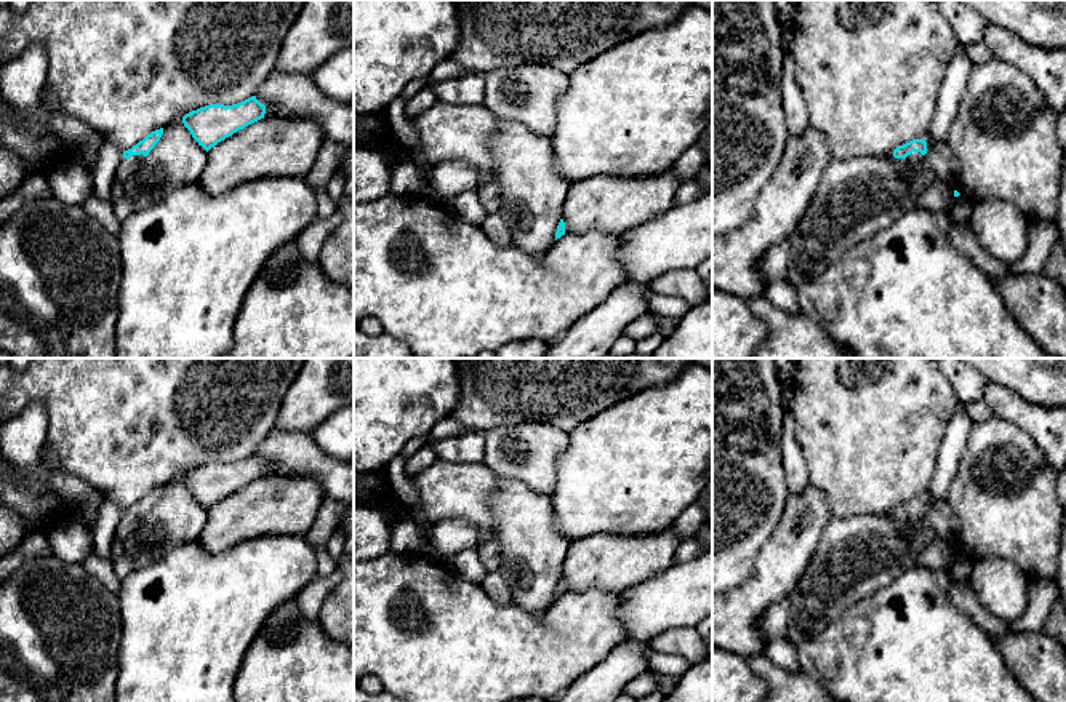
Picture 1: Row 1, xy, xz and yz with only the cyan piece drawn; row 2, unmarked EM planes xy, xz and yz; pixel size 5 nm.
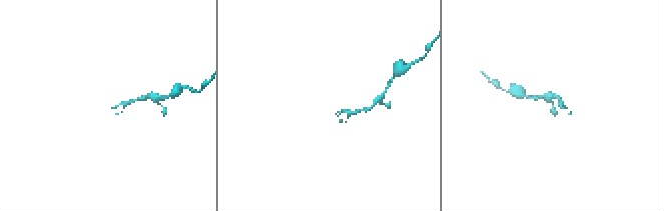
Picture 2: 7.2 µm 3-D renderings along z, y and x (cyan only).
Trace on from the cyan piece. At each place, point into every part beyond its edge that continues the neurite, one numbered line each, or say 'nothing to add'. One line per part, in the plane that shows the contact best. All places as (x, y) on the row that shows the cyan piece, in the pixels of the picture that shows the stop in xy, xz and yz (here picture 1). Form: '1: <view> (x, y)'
nothing to add

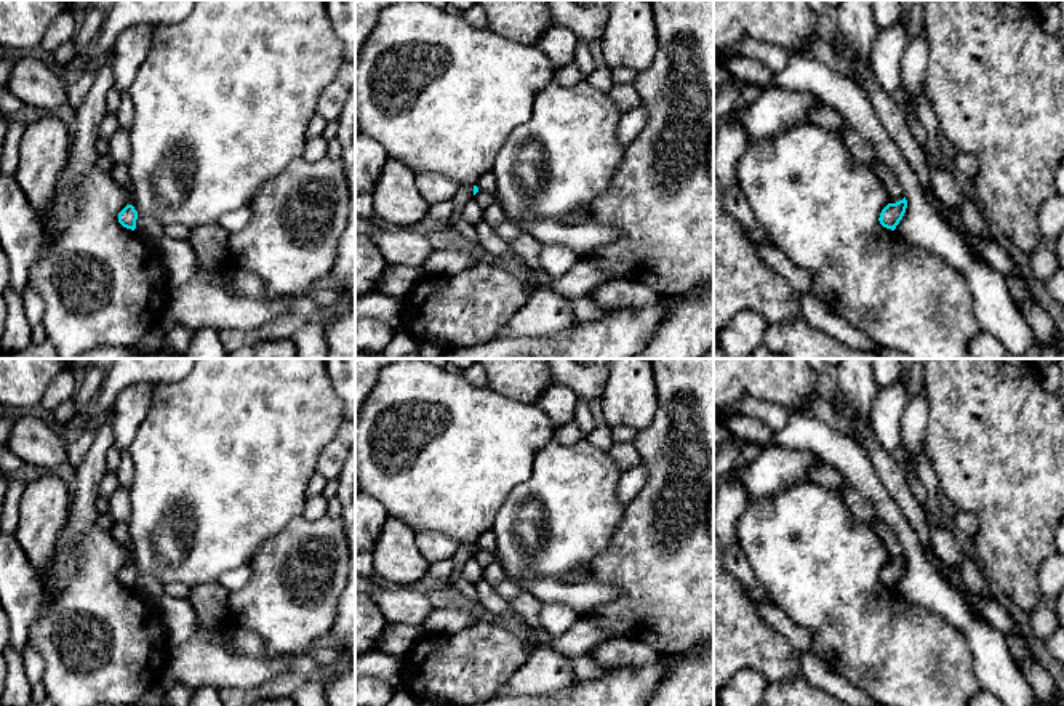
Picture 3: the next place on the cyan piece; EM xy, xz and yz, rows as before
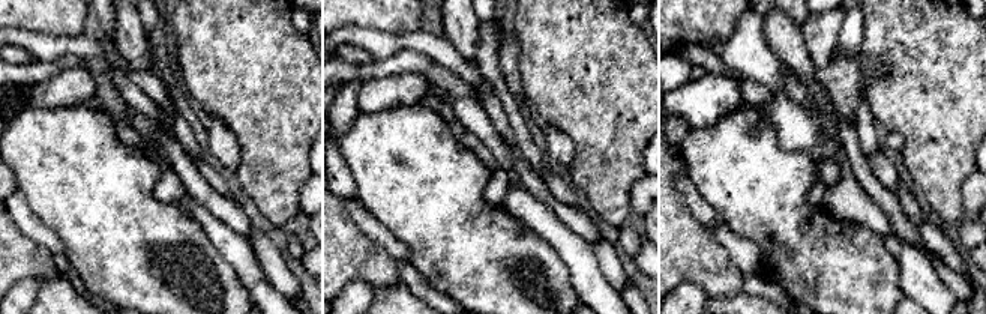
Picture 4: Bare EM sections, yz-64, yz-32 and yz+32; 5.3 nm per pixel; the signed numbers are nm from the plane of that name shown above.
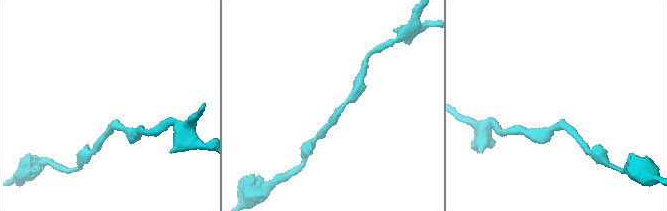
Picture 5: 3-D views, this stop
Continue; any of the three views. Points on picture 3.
nothing to add

